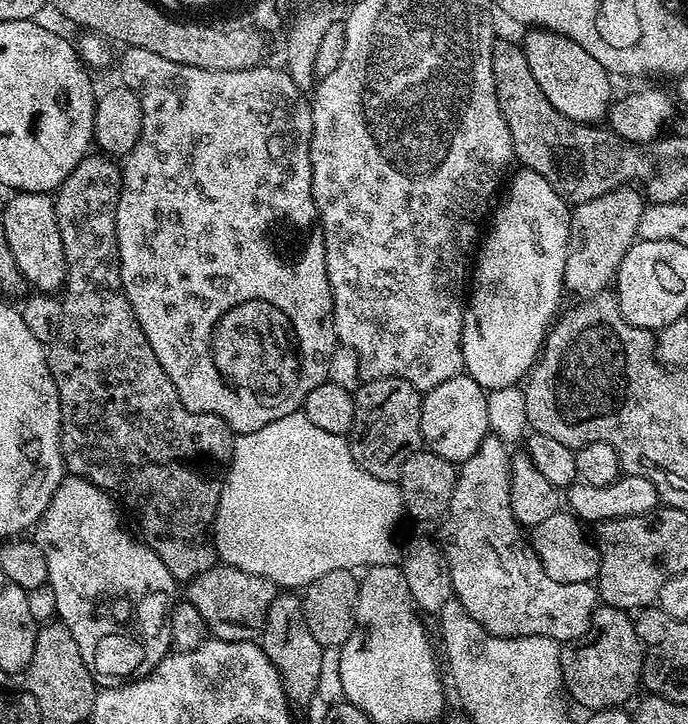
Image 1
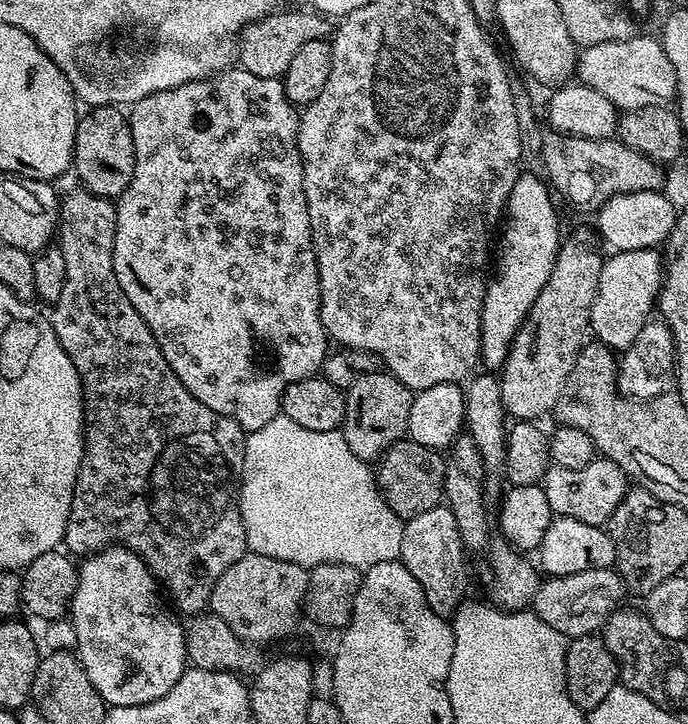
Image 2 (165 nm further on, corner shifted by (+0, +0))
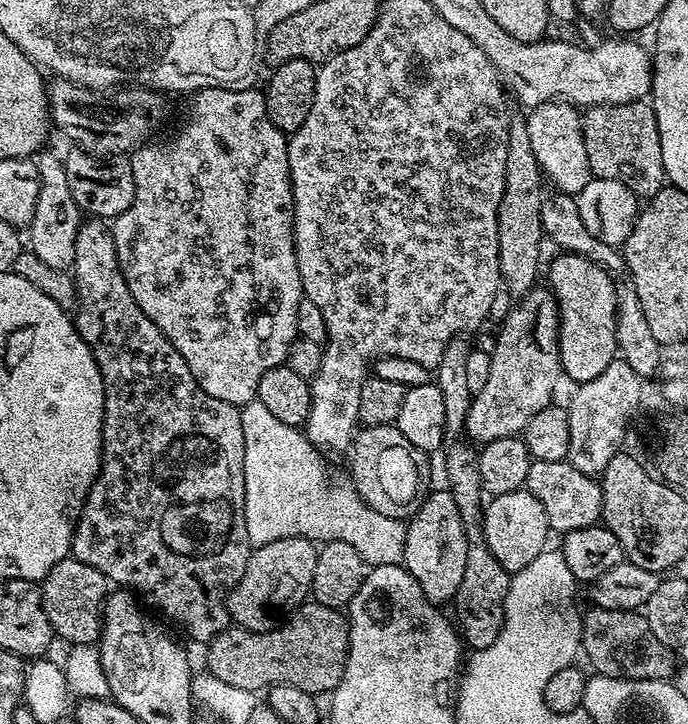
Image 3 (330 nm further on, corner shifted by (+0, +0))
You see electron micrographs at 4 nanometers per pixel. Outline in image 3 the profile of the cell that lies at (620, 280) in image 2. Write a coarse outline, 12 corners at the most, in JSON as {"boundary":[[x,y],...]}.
{"boundary":[[557,256],[560,367],[593,380],[618,356],[616,280]]}

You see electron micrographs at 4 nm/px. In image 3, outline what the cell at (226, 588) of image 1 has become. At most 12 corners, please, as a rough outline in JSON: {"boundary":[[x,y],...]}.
{"boundary":[[305,536],[253,547],[228,595],[239,627],[266,632],[312,590]]}

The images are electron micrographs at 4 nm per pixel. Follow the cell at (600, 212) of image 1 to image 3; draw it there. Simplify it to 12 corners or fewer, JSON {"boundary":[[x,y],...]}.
{"boundary":[[537,286],[508,312],[472,397],[473,445],[523,433],[553,403],[560,303]]}

